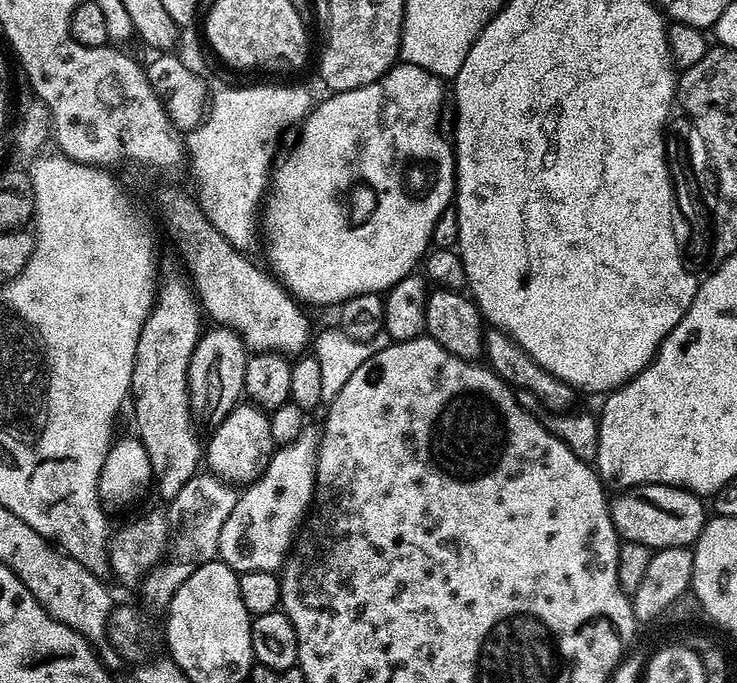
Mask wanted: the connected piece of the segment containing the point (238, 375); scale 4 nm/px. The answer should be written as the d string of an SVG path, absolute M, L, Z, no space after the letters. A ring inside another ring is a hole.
M212 326L212 329L201 331L200 341L196 344L190 358L188 371L188 393L192 415L197 421L212 420L219 422L226 418L230 410L241 403L246 382L246 362L250 355L242 338L232 328Z

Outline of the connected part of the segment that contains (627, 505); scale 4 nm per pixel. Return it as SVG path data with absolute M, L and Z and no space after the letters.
M640 484L615 493L610 500L612 521L621 541L638 542L653 550L695 545L706 523L705 501L696 493L665 484Z

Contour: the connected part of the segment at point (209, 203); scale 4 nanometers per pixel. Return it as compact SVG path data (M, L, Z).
M252 84L249 88L220 88L211 93L207 113L199 125L186 136L186 156L192 159L192 176L200 191L198 203L205 212L214 214L217 225L236 242L252 240L258 228L258 213L268 188L268 175L272 172L272 159L276 147L287 128L299 125L314 107L314 99L300 84Z

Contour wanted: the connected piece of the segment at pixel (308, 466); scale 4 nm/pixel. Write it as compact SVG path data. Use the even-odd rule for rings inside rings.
M305 427L294 442L279 445L258 479L237 495L230 518L222 525L219 559L237 574L250 570L279 573L292 550L294 537L303 525L316 490L316 455L320 449L317 429Z

